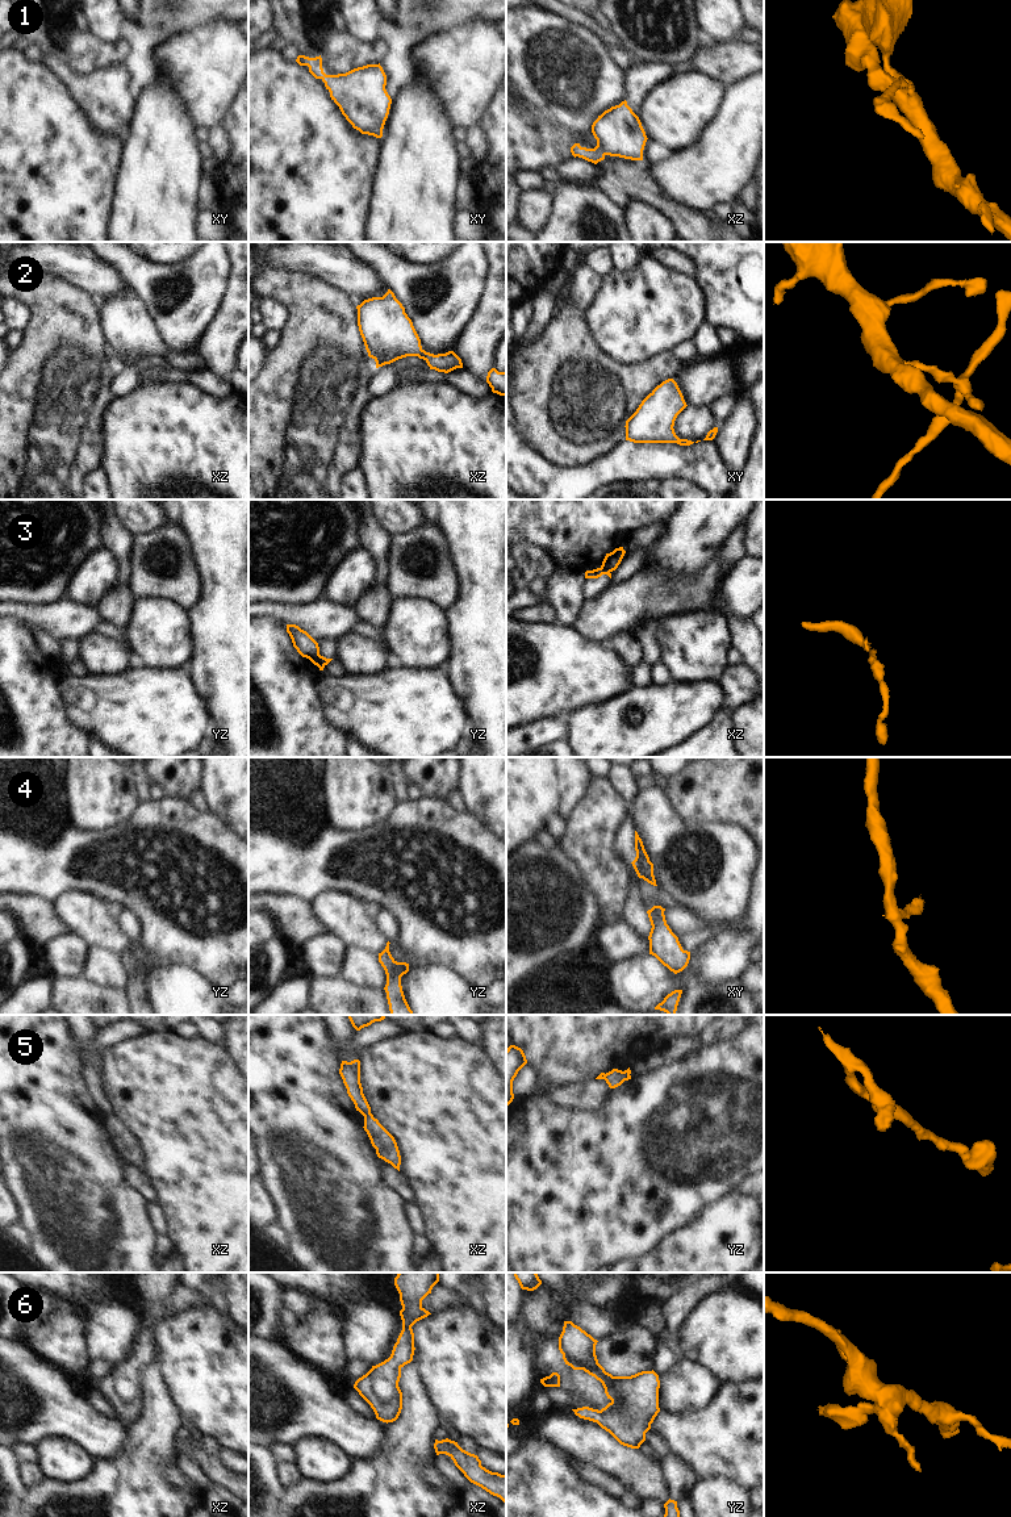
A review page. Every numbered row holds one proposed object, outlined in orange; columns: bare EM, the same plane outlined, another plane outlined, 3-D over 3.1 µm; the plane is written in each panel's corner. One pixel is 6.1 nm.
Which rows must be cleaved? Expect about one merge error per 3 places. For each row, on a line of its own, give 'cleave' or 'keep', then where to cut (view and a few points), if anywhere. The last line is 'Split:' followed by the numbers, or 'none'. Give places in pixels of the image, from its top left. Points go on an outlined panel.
1: keep; cut none
2: keep; cut none
3: cleave; cut yz (320, 655), (317, 665)
4: cleave; cut yz (388, 948), (379, 956)
5: cleave; cut xz (370, 1112), (364, 1116)
6: keep; cut none
Split: 3, 4, 5

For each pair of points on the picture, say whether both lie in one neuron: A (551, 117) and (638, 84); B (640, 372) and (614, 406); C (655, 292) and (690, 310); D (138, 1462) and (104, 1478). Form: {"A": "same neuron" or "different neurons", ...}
{"A": "different neurons", "B": "same neuron", "C": "same neuron", "D": "same neuron"}

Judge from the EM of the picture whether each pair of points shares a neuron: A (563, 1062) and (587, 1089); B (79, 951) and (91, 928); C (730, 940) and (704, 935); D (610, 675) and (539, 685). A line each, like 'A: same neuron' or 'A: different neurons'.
A: different neurons
B: different neurons
C: different neurons
D: same neuron

